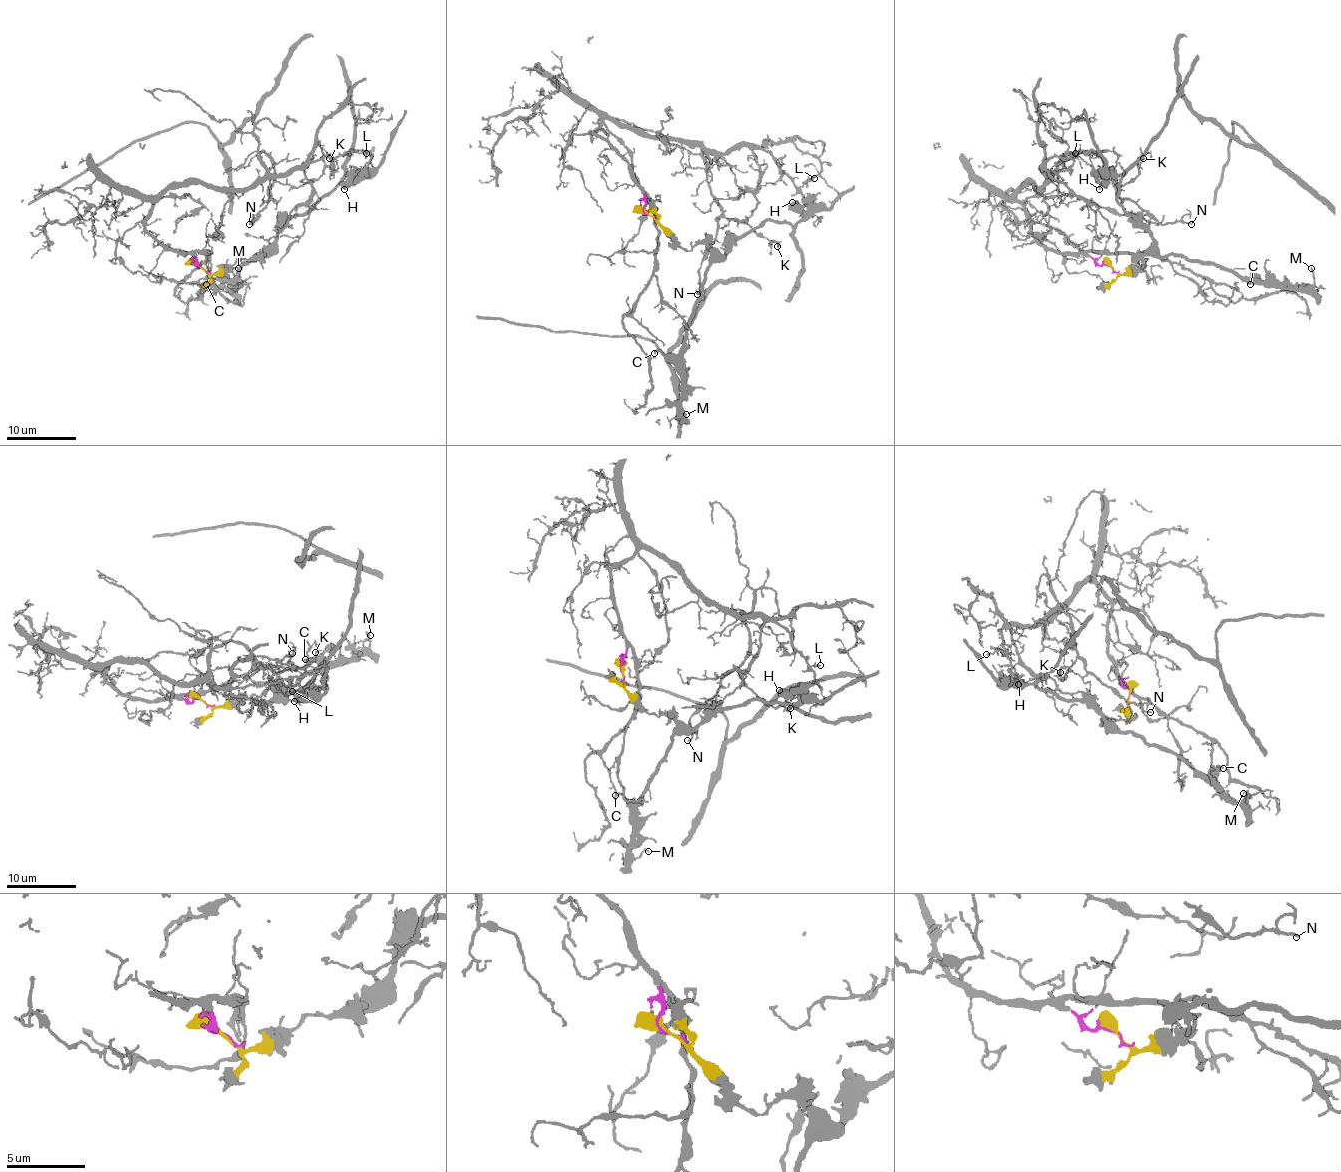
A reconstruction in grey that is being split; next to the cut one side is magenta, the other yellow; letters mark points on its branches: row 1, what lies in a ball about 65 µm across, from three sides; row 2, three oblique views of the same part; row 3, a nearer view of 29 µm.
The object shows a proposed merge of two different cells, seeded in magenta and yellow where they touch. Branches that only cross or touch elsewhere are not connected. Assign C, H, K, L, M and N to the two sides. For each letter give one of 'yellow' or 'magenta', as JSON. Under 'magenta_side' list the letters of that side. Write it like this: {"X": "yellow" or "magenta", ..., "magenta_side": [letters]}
{"C": "yellow", "H": "yellow", "K": "magenta", "L": "magenta", "M": "yellow", "N": "magenta", "magenta_side": ["K", "L", "N"]}

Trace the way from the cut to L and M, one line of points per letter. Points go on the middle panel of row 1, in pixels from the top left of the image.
L: (649, 215), (626, 161), (593, 133), (605, 119), (718, 152), (754, 145), (798, 187), (814, 178)
M: (649, 215), (686, 250), (704, 243), (711, 252), (705, 284), (683, 354), (681, 415), (686, 413)

